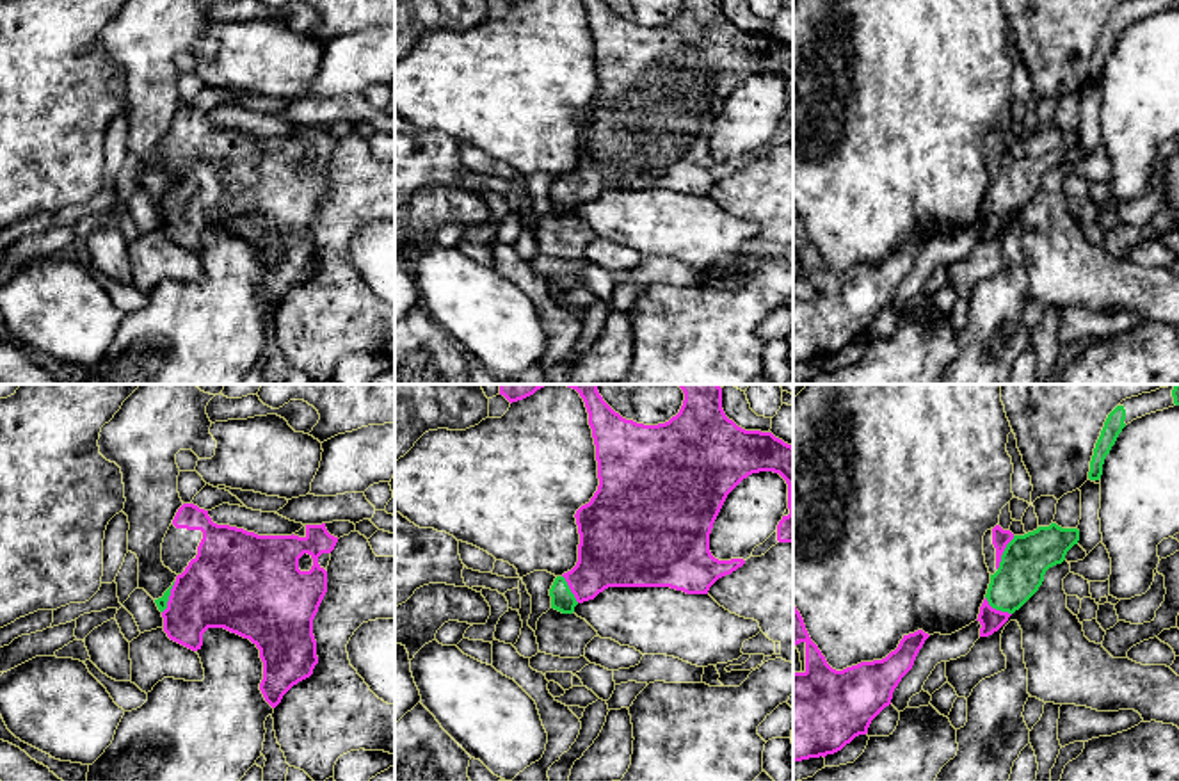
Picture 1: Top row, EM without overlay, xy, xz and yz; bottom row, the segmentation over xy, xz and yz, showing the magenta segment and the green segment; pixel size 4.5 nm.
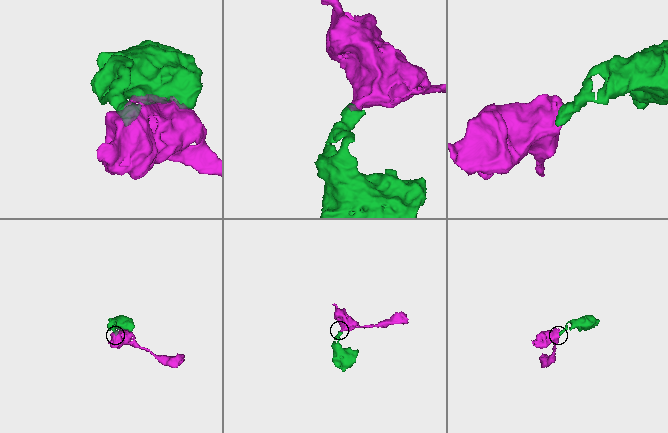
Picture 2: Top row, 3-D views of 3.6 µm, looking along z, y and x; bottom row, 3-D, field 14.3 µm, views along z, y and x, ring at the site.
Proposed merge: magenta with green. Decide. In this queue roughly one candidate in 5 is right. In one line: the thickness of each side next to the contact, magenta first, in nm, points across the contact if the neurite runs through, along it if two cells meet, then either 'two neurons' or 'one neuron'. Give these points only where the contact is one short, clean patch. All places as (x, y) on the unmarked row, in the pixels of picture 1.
80/220 nm | across yz (1000, 139), (1003, 152), (1025, 162) | one neuron

